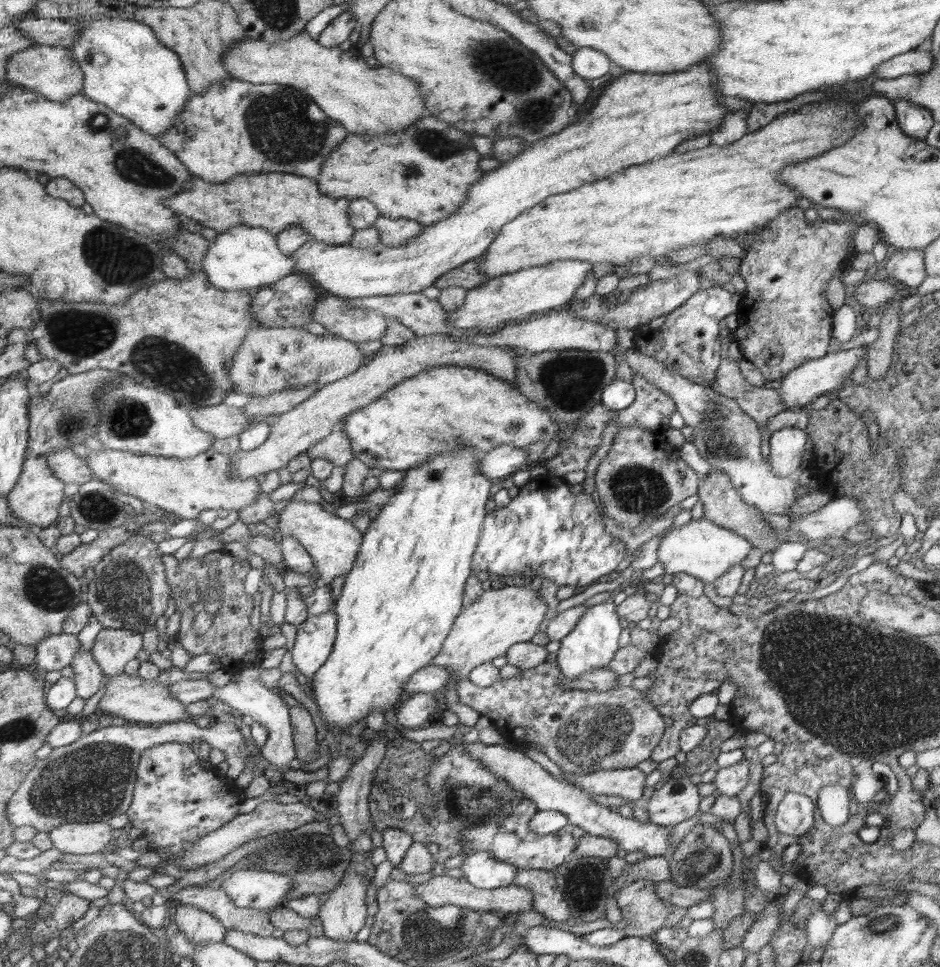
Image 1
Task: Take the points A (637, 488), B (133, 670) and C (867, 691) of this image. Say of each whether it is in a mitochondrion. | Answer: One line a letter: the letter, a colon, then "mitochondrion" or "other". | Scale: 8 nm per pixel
A: mitochondrion
B: other
C: mitochondrion

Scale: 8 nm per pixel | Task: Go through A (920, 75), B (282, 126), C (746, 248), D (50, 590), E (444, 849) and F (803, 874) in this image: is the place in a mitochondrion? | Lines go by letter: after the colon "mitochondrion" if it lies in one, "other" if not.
A: other
B: mitochondrion
C: other
D: mitochondrion
E: other
F: other

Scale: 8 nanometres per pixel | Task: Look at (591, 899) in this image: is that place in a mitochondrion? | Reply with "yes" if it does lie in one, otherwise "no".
no

